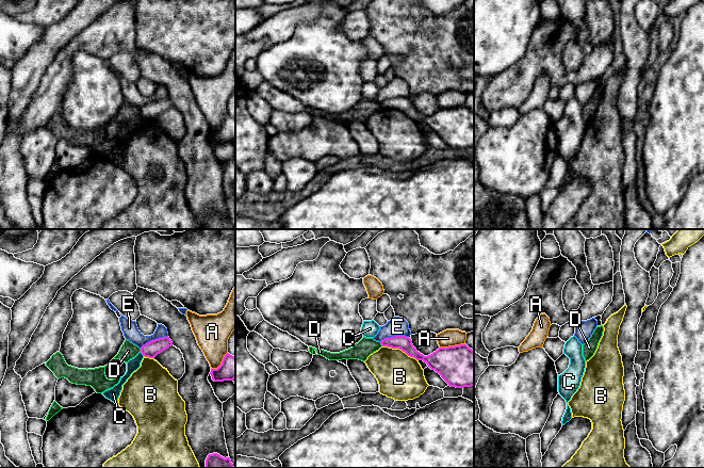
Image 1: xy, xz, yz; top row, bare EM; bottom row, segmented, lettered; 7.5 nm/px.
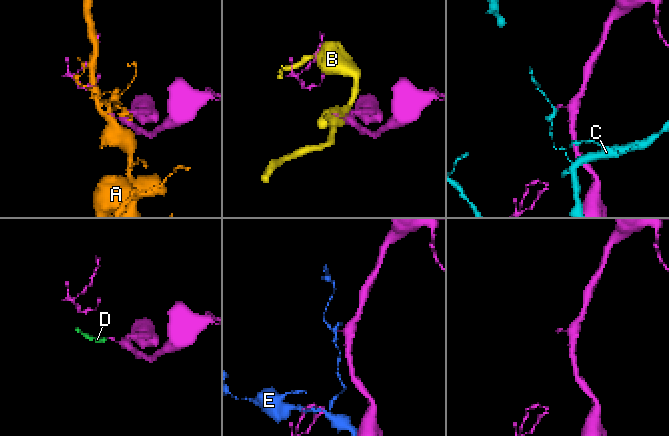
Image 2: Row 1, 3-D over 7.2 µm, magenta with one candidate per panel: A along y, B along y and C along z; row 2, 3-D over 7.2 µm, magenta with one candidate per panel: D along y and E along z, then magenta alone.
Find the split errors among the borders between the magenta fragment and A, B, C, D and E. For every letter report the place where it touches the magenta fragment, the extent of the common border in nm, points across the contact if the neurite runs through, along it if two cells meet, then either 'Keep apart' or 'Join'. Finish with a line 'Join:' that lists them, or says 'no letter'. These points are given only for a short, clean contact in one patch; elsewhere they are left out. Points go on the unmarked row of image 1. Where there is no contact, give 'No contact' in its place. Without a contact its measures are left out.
A: Touches magenta at xz (452, 108). Shared border 190 nm. Keep apart
B: Touches magenta at xz (400, 110). Shared border 300 nm. Keep apart
C: Touches magenta at xy (142, 114). Shared border 50 nm. Keep apart
D: Touches magenta at xz (381, 106). Shared border 40 nm. Boundary: xz (379, 103), (382, 107). Keep apart
E: Touches magenta at xz (395, 97). Shared border 220 nm. Keep apart
Join: no letter

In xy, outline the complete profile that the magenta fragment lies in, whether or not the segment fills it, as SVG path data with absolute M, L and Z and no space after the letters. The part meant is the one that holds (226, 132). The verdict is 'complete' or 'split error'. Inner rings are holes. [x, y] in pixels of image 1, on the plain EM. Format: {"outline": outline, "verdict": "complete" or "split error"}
{"outline": "M227 114L217 130L210 133L214 143L233 142L235 140L235 117Z", "verdict": "complete"}

